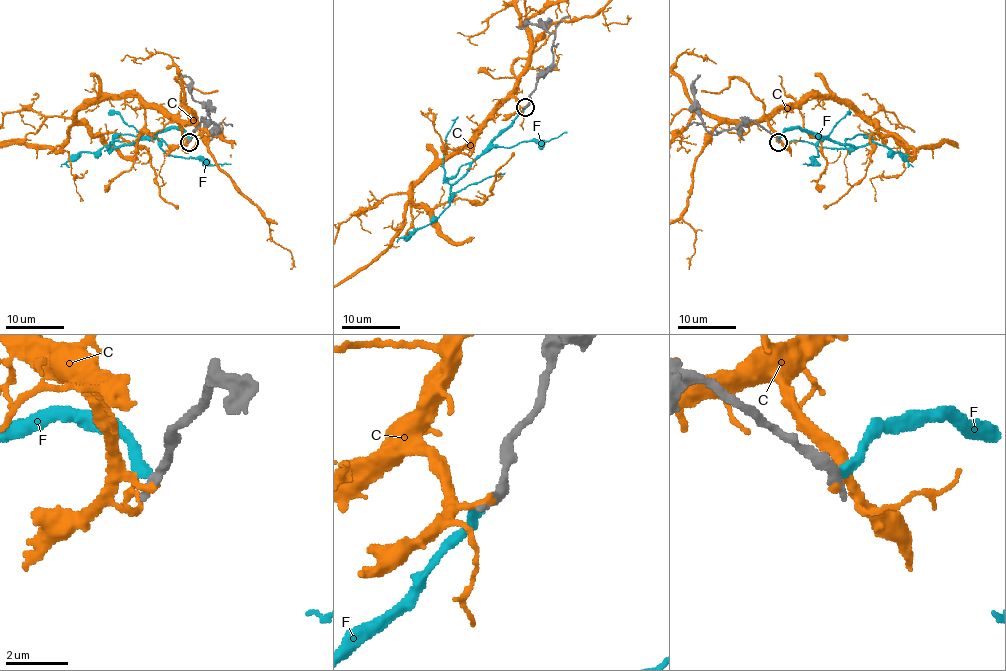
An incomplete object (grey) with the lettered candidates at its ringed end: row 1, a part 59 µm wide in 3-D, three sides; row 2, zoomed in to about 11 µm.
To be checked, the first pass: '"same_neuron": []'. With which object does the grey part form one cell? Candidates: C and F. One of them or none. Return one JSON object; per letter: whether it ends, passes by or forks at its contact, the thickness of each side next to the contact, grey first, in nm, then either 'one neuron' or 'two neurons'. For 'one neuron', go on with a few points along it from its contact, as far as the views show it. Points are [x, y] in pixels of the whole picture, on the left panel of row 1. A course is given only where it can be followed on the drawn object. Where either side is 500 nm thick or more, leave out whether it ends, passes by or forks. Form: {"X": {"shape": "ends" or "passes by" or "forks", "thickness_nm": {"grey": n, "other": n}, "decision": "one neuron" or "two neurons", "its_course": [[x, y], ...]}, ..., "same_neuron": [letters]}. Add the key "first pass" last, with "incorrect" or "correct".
{"C": {"shape": "ends", "thickness_nm": {"grey": 340, "other": 240}, "decision": "two neurons"}, "F": {"shape": "ends", "thickness_nm": {"grey": 380, "other": 320}, "decision": "two neurons"}, "same_neuron": [], "first pass": "correct"}

